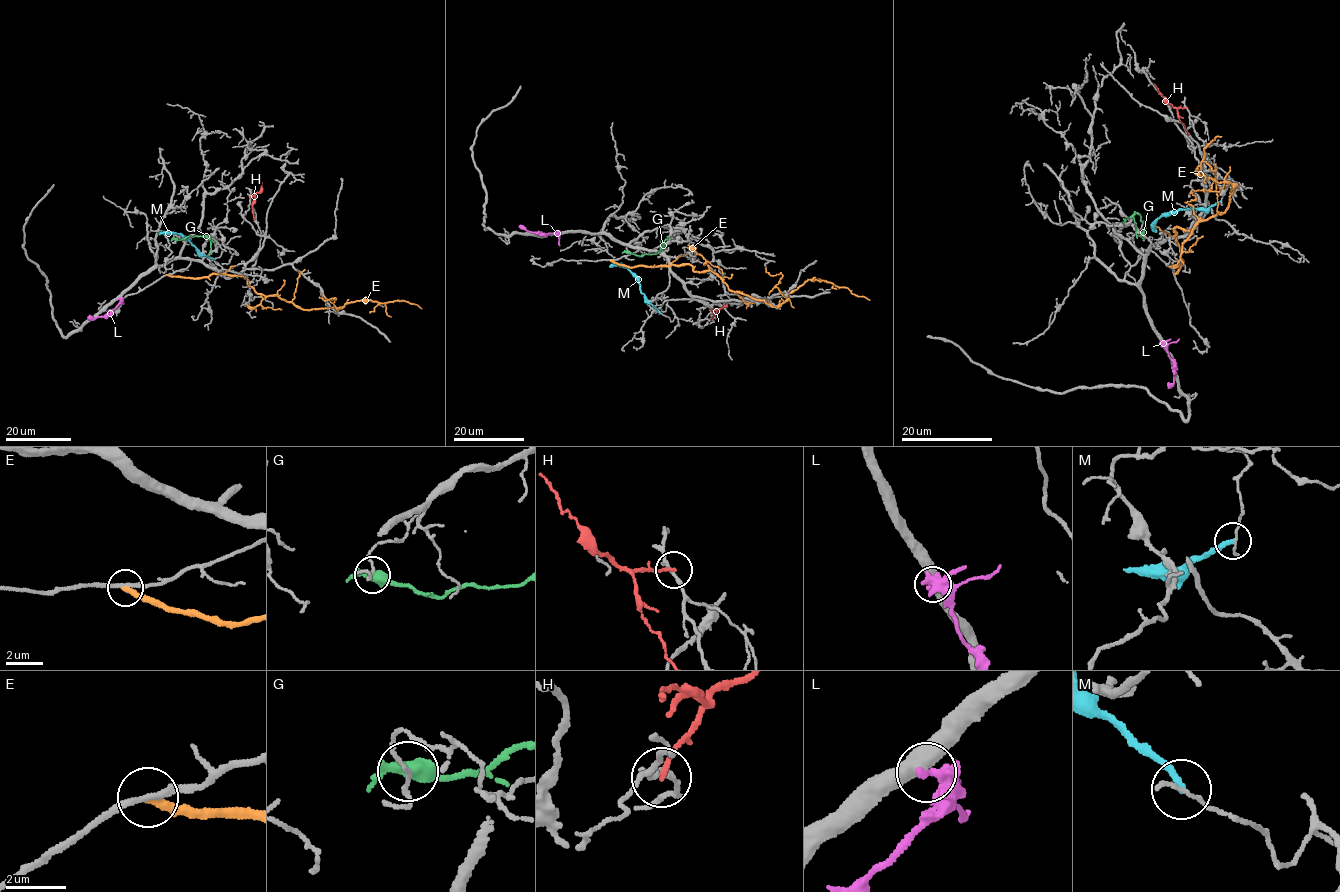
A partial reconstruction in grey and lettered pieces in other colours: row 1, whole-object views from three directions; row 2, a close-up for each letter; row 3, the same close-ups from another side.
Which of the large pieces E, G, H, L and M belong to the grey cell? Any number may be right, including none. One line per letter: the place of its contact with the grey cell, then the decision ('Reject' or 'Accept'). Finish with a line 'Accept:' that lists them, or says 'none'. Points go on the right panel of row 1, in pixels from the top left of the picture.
E: Touches grey at (1174, 274). Reject
G: Touches grey at (1141, 235). Reject
H: Touches grey at (1187, 107). Reject
L: Touches grey at (1162, 343). Reject
M: Touches grey at (1221, 201). Reject
Accept: none

